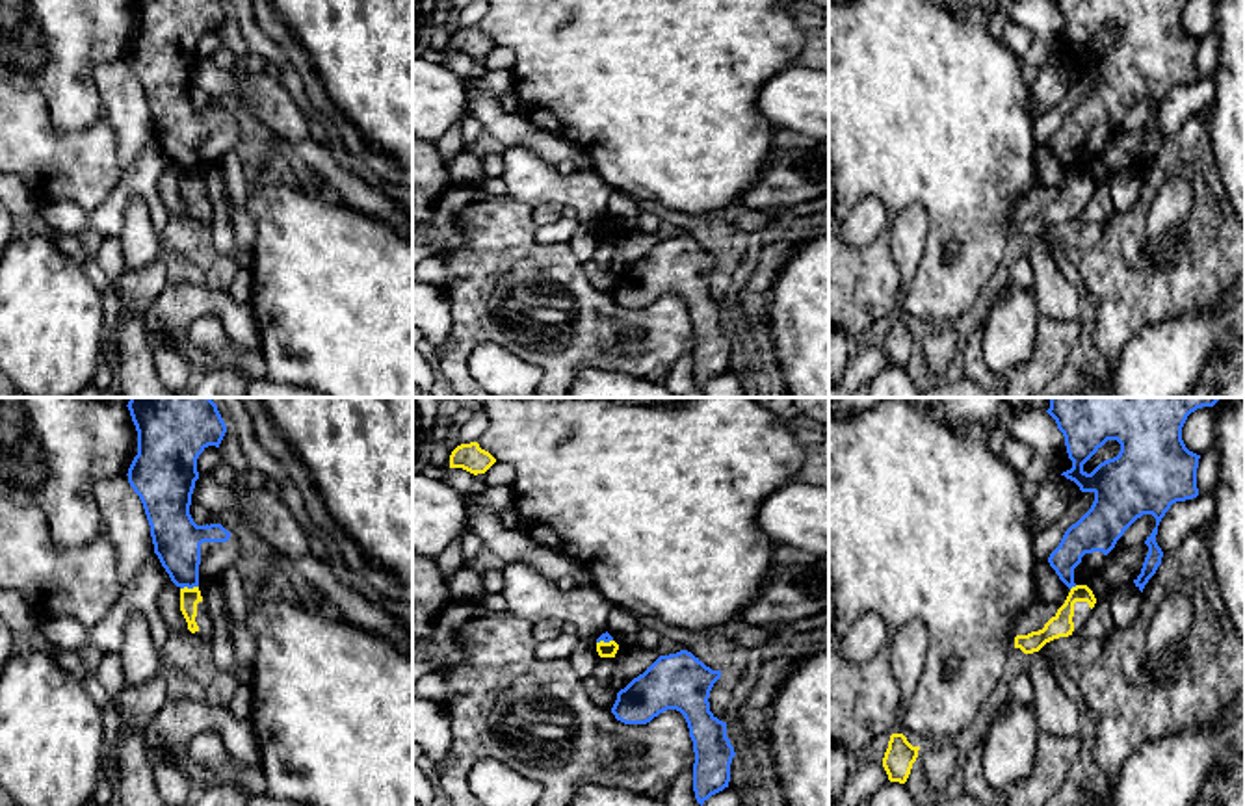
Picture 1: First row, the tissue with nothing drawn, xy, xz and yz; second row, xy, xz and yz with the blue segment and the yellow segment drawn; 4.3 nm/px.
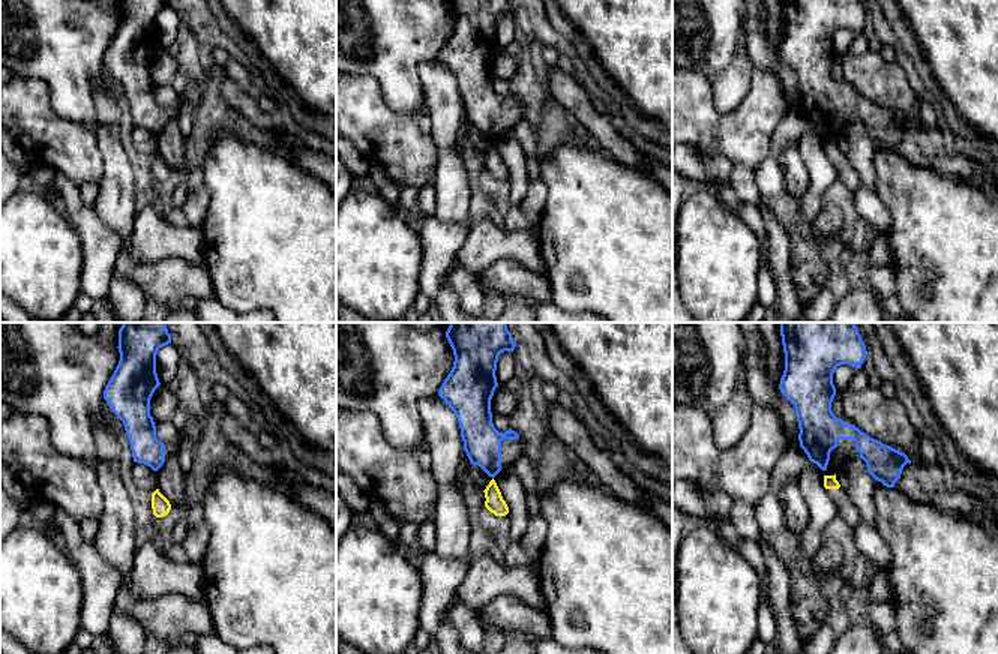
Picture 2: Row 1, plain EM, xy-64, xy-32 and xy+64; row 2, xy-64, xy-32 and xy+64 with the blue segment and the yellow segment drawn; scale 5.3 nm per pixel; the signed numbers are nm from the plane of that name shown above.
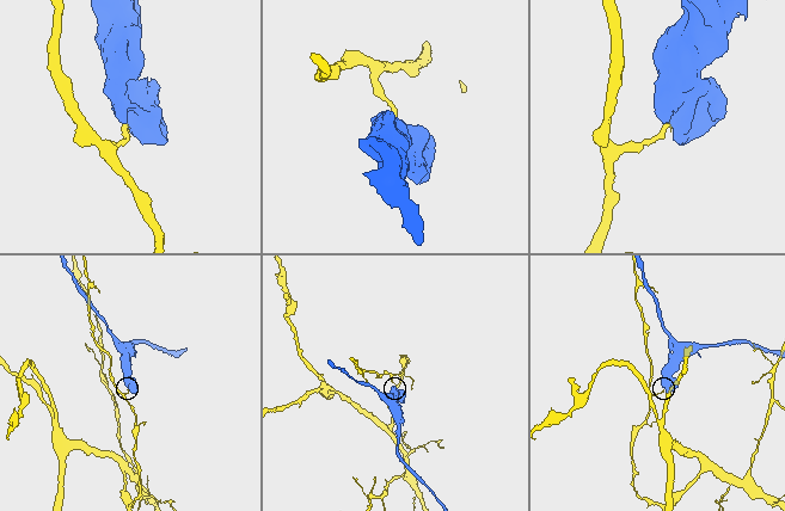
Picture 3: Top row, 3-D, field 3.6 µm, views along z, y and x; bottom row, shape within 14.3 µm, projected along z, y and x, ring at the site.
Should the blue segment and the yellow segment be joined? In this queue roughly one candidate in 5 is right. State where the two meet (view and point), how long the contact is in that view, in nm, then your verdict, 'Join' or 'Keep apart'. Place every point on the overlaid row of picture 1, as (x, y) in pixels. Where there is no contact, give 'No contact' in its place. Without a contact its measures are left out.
Touches blue at xy (188, 587). Shared border 80 nm. Keep apart

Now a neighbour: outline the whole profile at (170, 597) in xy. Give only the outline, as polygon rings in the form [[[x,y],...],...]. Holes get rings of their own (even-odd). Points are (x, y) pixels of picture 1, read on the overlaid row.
[[[171,579],[158,594],[158,611],[169,633],[190,631],[188,622],[180,611],[180,587],[177,587]]]

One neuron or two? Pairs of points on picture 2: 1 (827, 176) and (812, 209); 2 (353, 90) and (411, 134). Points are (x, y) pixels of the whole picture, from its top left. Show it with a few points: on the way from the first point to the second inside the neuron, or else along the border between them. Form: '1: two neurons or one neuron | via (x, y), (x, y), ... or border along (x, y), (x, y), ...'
1: one neuron | via (820, 183), (812, 195), (812, 201)
2: one neuron | via (368, 105), (396, 134)

